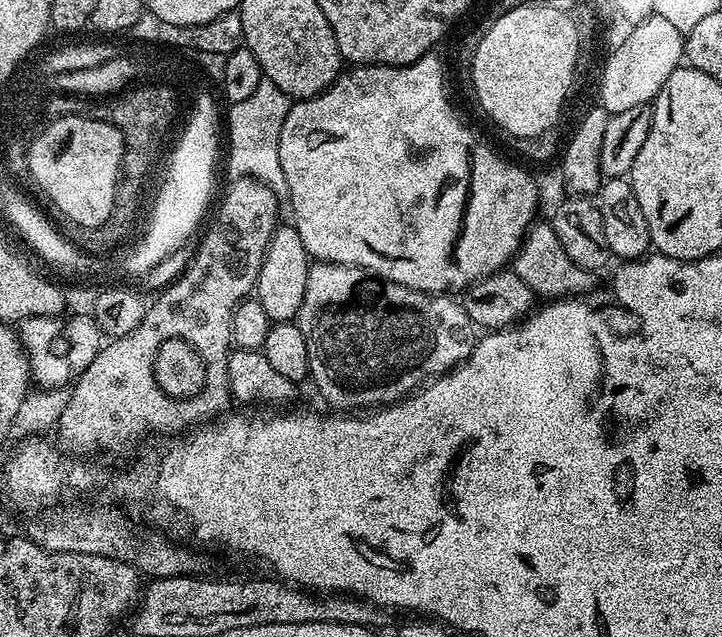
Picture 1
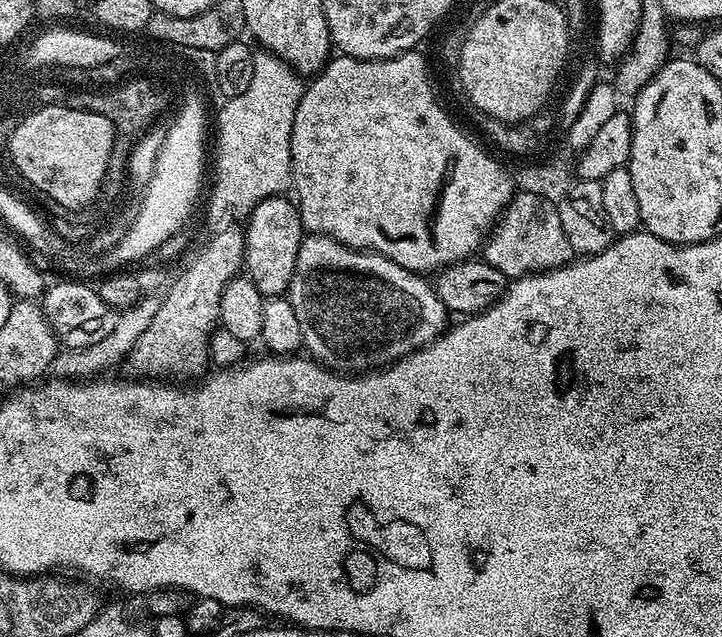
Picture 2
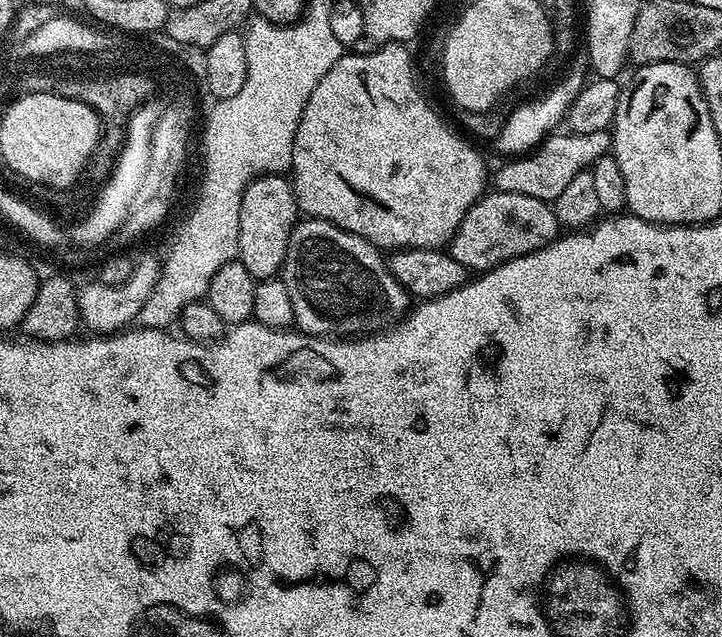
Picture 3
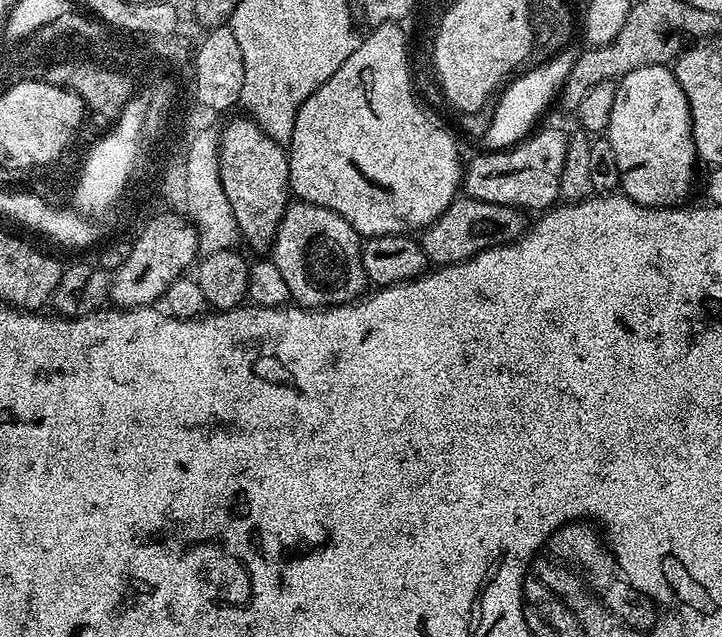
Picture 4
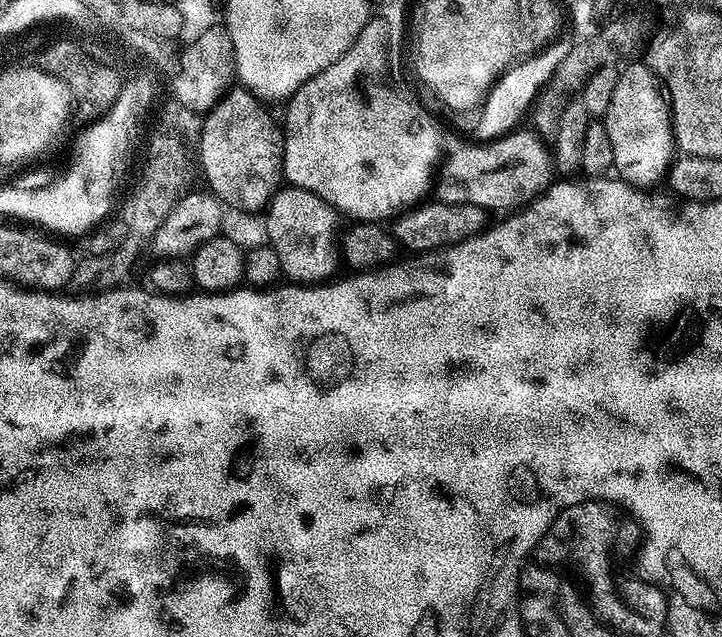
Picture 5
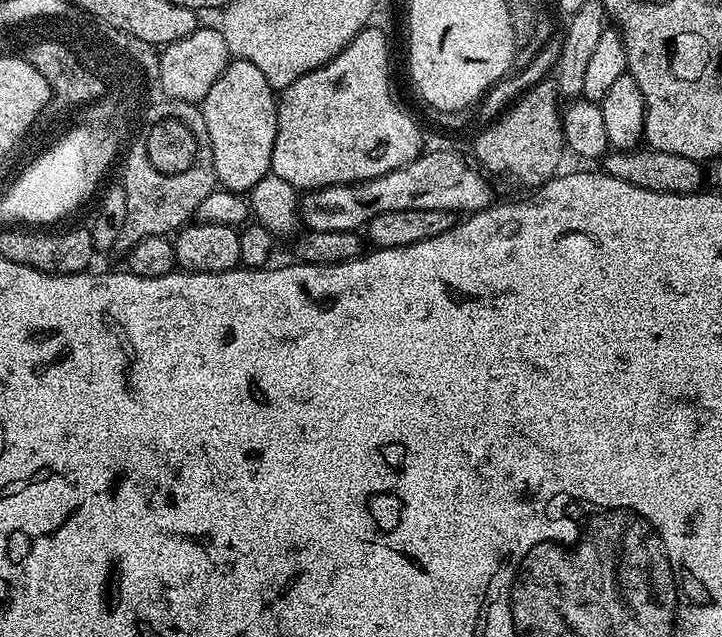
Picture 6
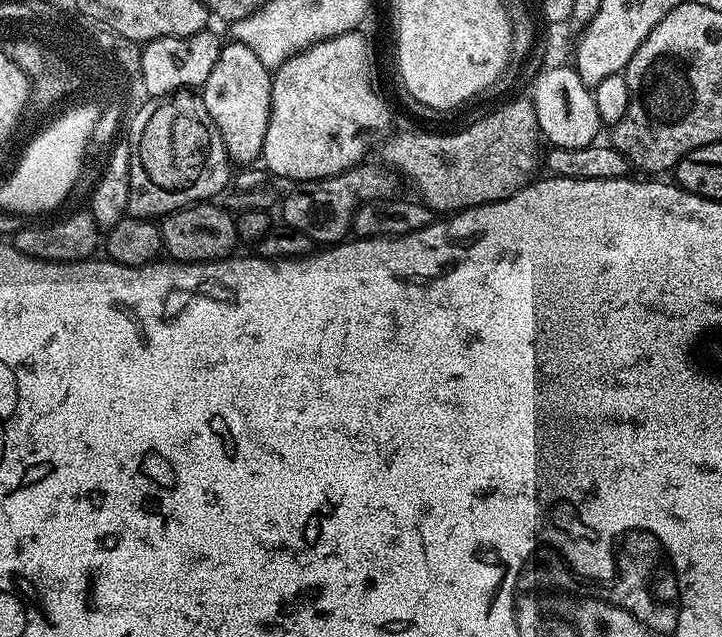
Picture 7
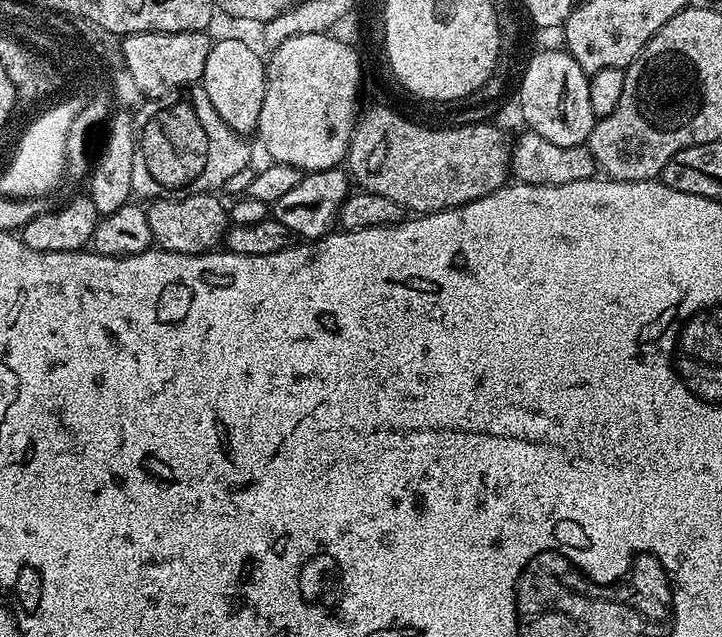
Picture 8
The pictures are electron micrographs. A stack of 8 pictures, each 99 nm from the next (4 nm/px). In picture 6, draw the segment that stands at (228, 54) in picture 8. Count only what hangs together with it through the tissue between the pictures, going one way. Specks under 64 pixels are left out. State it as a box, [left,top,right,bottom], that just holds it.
[199,58,278,194]

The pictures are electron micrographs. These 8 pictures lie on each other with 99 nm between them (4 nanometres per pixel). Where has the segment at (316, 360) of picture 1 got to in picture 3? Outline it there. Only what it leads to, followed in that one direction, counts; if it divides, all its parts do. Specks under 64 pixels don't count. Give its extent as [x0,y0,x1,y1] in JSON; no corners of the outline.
[282,218,410,336]

